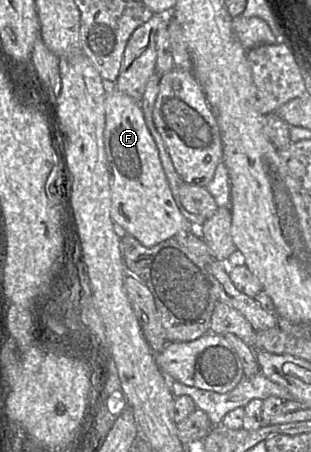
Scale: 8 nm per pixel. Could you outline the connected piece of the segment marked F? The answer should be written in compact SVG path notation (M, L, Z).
M114 82L105 83L107 84L107 94L104 100L105 127L103 138L110 171L110 216L114 224L121 228L126 235L133 236L145 247L152 247L181 231L190 230L192 224L183 216L172 196L159 157L159 150L147 125L141 102L115 89Z

